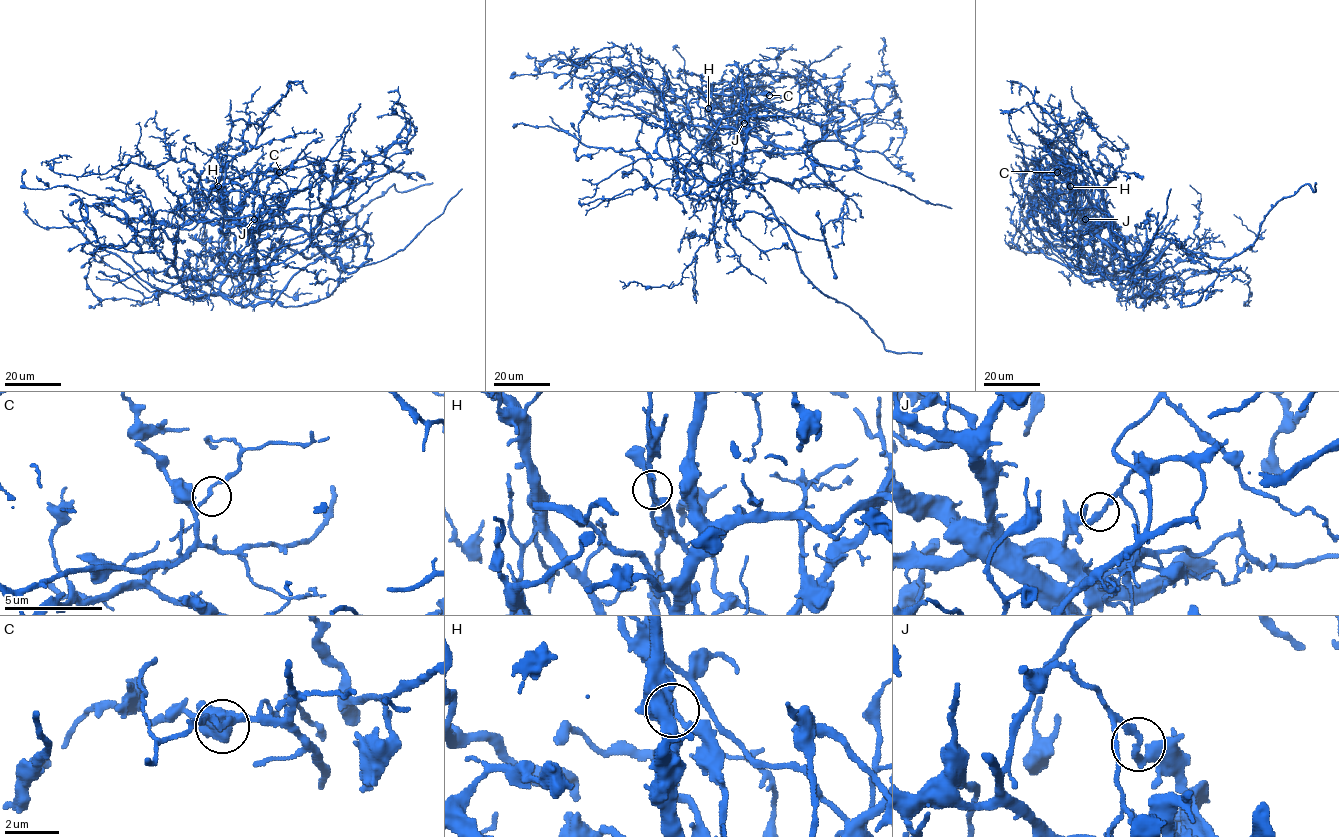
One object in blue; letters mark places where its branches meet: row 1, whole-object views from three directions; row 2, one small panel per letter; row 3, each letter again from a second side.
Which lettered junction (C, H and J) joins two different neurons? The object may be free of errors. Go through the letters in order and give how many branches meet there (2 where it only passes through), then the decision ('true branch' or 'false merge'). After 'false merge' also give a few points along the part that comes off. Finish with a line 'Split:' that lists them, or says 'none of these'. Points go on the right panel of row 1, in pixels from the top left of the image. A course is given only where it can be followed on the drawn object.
C: 2 | true branch
H: 2 | false merge | (1070, 187), (1094, 229), (1108, 226), (1146, 269), (1143, 305), (1143, 293), (1122, 297), (1111, 284), (1090, 202)
J: 2 | true branch
Split: H

